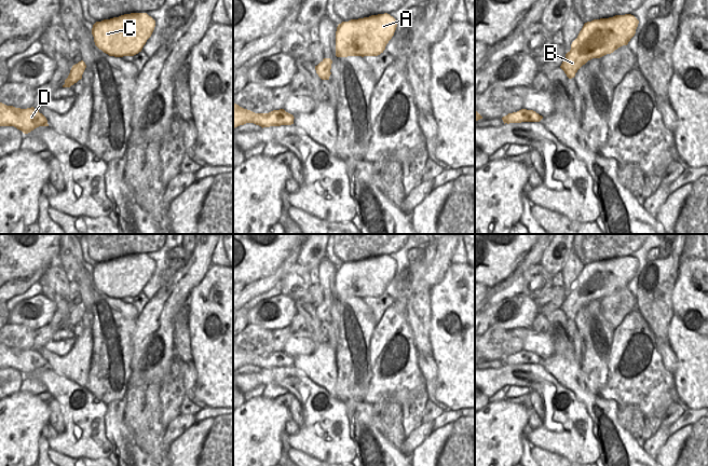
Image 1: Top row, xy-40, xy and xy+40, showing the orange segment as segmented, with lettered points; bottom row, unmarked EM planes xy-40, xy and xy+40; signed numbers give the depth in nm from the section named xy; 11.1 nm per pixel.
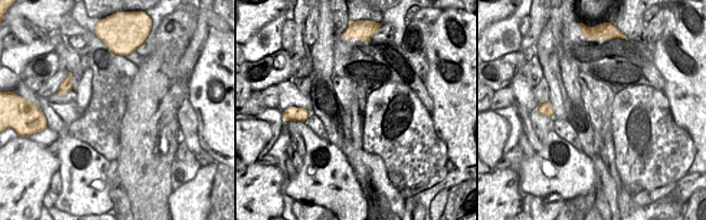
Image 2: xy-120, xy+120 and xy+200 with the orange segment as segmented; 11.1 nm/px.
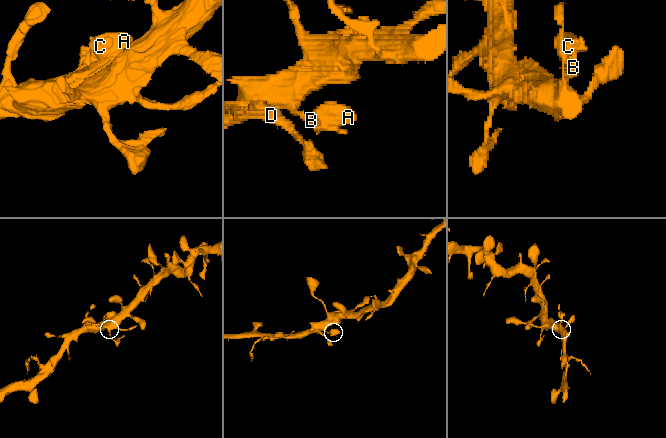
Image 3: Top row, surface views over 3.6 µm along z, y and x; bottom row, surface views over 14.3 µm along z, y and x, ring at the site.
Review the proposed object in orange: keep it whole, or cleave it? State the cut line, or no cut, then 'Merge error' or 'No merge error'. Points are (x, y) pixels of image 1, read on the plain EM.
No split. No merge error.

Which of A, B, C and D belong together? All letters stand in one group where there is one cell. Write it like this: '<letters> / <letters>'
A B C D

